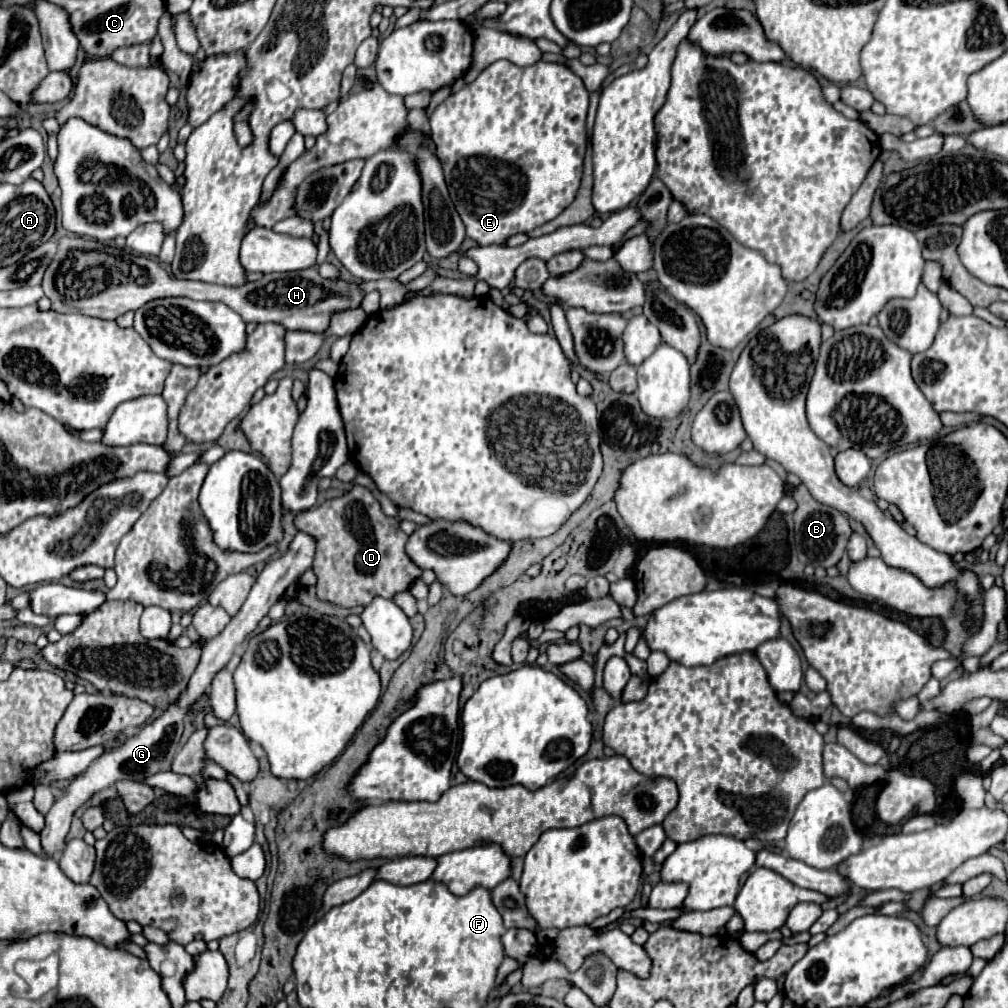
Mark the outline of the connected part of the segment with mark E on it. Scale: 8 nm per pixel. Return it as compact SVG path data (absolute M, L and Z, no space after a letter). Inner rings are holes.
M505 59L491 63L487 69L481 71L481 75L473 83L451 93L443 103L439 103L435 107L435 111L429 117L433 141L437 145L437 157L441 161L451 199L453 199L455 209L467 227L467 237L475 239L479 245L501 245L511 235L527 233L527 231L555 219L563 209L567 209L571 205L571 201L575 199L575 193L579 189L581 175L583 175L583 157L585 157L585 147L587 147L587 131L585 131L587 109L589 109L589 91L585 89L581 77L575 75L567 65L537 61L529 67L519 67L519 65L505 61Z

